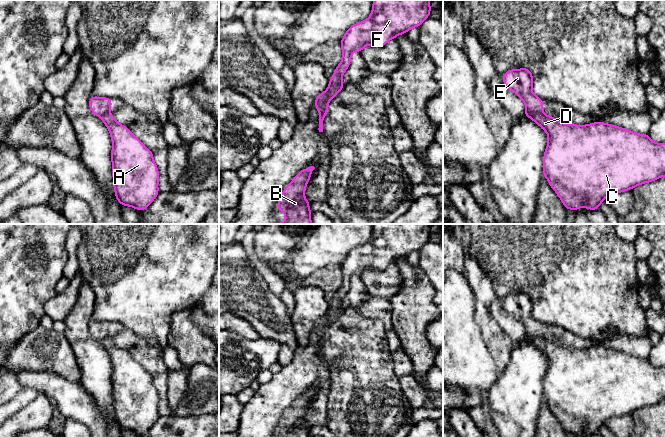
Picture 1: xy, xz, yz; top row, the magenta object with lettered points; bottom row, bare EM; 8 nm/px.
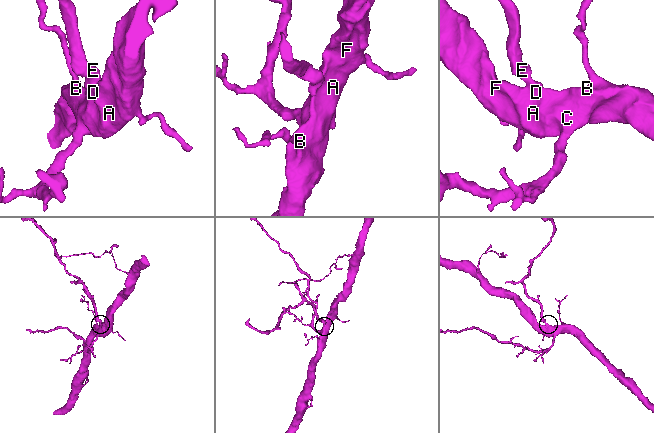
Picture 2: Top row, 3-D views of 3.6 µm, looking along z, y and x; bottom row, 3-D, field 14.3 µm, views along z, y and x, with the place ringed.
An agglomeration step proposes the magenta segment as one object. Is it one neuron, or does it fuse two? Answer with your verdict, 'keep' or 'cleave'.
cleave

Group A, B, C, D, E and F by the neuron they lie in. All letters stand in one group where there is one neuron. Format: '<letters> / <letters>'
A B C D F / E

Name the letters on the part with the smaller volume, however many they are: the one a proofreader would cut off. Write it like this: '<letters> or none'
E

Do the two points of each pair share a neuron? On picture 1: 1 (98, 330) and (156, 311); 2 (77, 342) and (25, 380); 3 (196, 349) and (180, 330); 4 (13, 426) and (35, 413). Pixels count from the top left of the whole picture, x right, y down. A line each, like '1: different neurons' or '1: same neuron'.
1: different neurons
2: different neurons
3: same neuron
4: same neuron

